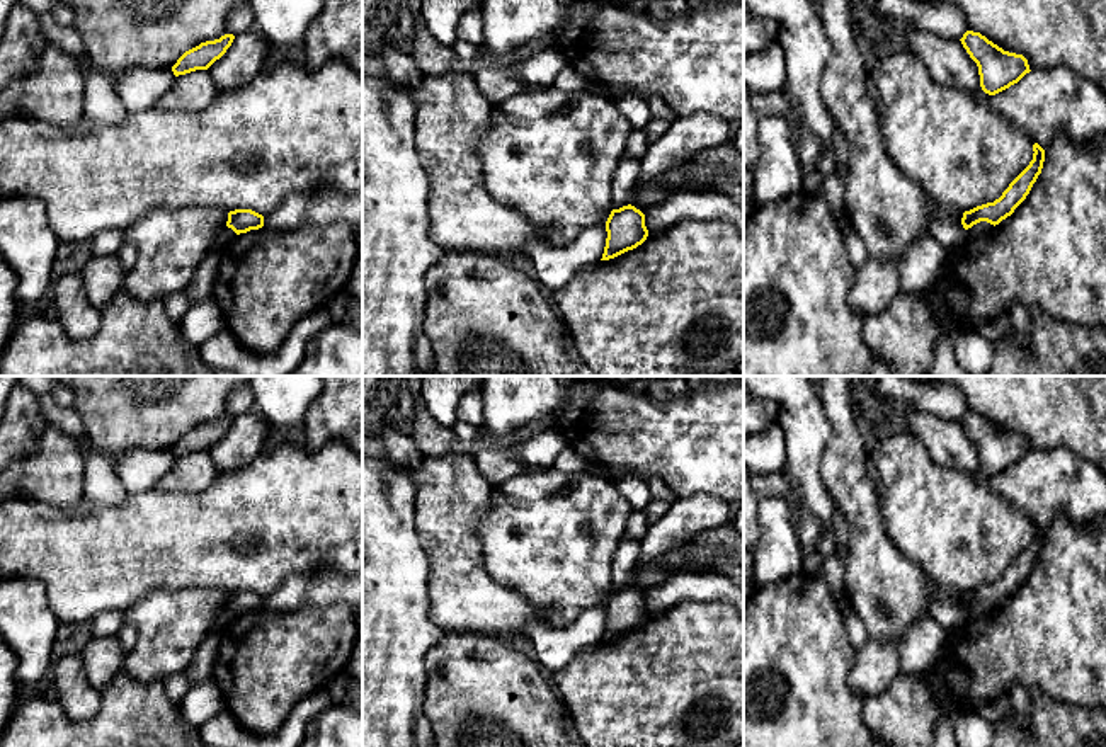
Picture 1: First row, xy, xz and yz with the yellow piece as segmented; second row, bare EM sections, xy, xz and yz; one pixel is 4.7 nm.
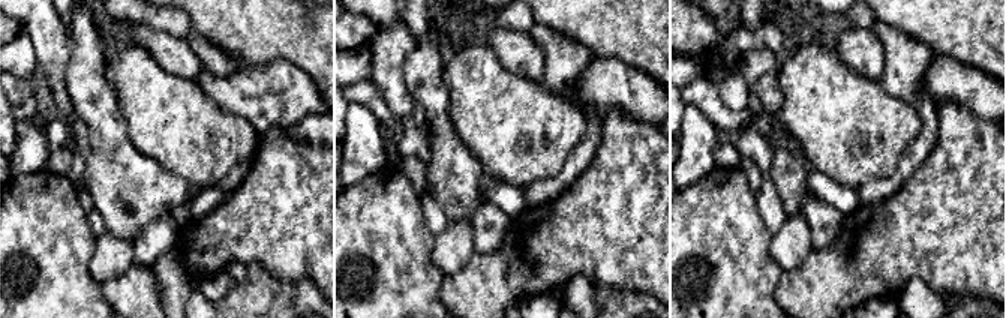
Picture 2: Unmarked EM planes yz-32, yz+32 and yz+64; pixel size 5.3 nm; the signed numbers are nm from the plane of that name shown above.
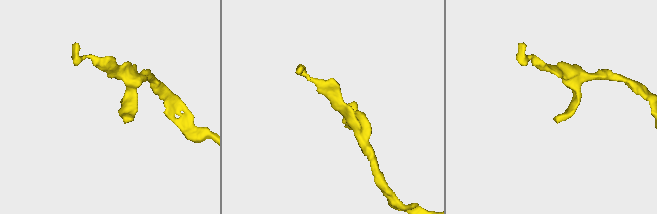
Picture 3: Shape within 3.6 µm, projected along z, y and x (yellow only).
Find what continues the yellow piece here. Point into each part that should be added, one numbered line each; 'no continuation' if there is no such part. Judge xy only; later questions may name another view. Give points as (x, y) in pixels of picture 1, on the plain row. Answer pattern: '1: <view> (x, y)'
no continuation

